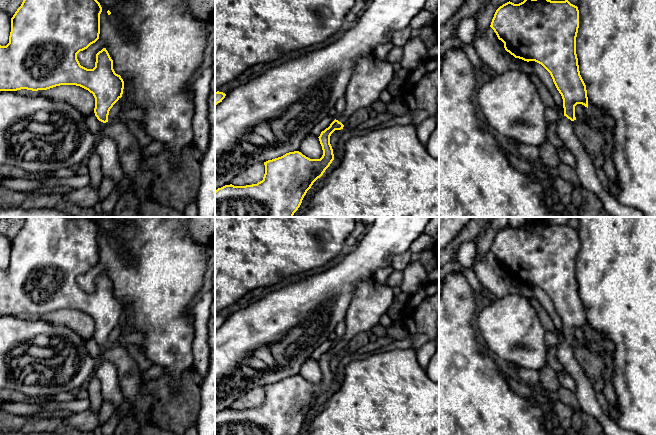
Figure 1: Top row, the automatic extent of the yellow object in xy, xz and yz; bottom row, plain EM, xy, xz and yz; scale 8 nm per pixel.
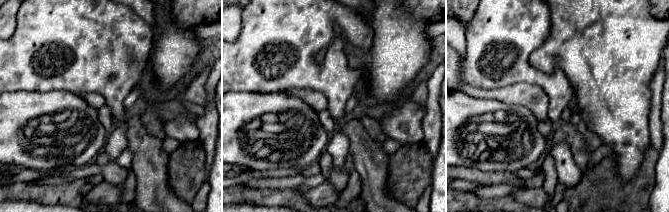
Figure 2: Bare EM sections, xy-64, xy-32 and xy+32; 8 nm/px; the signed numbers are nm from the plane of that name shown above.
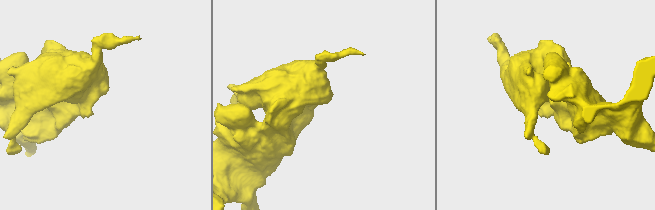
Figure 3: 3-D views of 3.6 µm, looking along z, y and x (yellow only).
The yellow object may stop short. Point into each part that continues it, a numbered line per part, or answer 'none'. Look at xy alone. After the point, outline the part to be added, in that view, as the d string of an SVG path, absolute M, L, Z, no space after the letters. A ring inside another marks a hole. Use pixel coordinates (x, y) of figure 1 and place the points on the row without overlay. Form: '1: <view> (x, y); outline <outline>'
none

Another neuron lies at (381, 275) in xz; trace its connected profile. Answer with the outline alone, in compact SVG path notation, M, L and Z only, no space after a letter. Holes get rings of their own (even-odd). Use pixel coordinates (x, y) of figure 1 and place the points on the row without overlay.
M391 266L378 269L374 273L373 279L381 284L387 284L387 279L391 275L392 272L393 272L393 269Z

